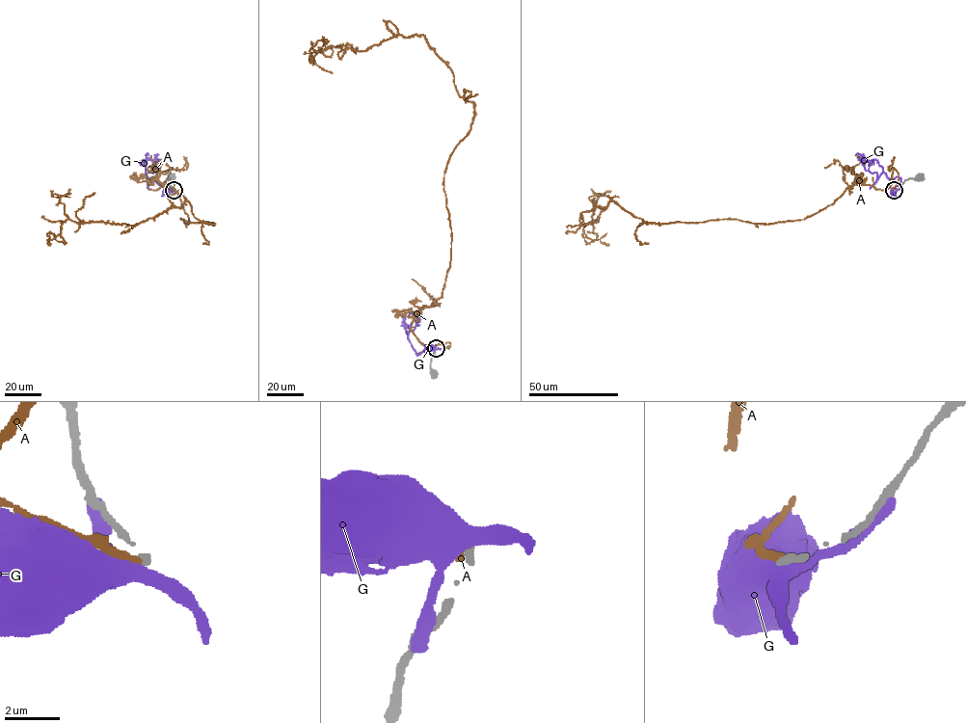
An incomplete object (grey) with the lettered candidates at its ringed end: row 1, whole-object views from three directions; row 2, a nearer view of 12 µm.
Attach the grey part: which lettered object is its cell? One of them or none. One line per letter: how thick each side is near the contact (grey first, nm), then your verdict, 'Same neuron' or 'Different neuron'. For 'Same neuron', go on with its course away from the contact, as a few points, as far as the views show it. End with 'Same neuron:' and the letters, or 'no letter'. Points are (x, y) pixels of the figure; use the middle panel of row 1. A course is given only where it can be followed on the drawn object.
A: Thickness 280 nm (grey) against 360 nm. Different neuron
G: Thickness 280 nm (grey) against 600 nm. Different neuron
Same neuron: no letter

